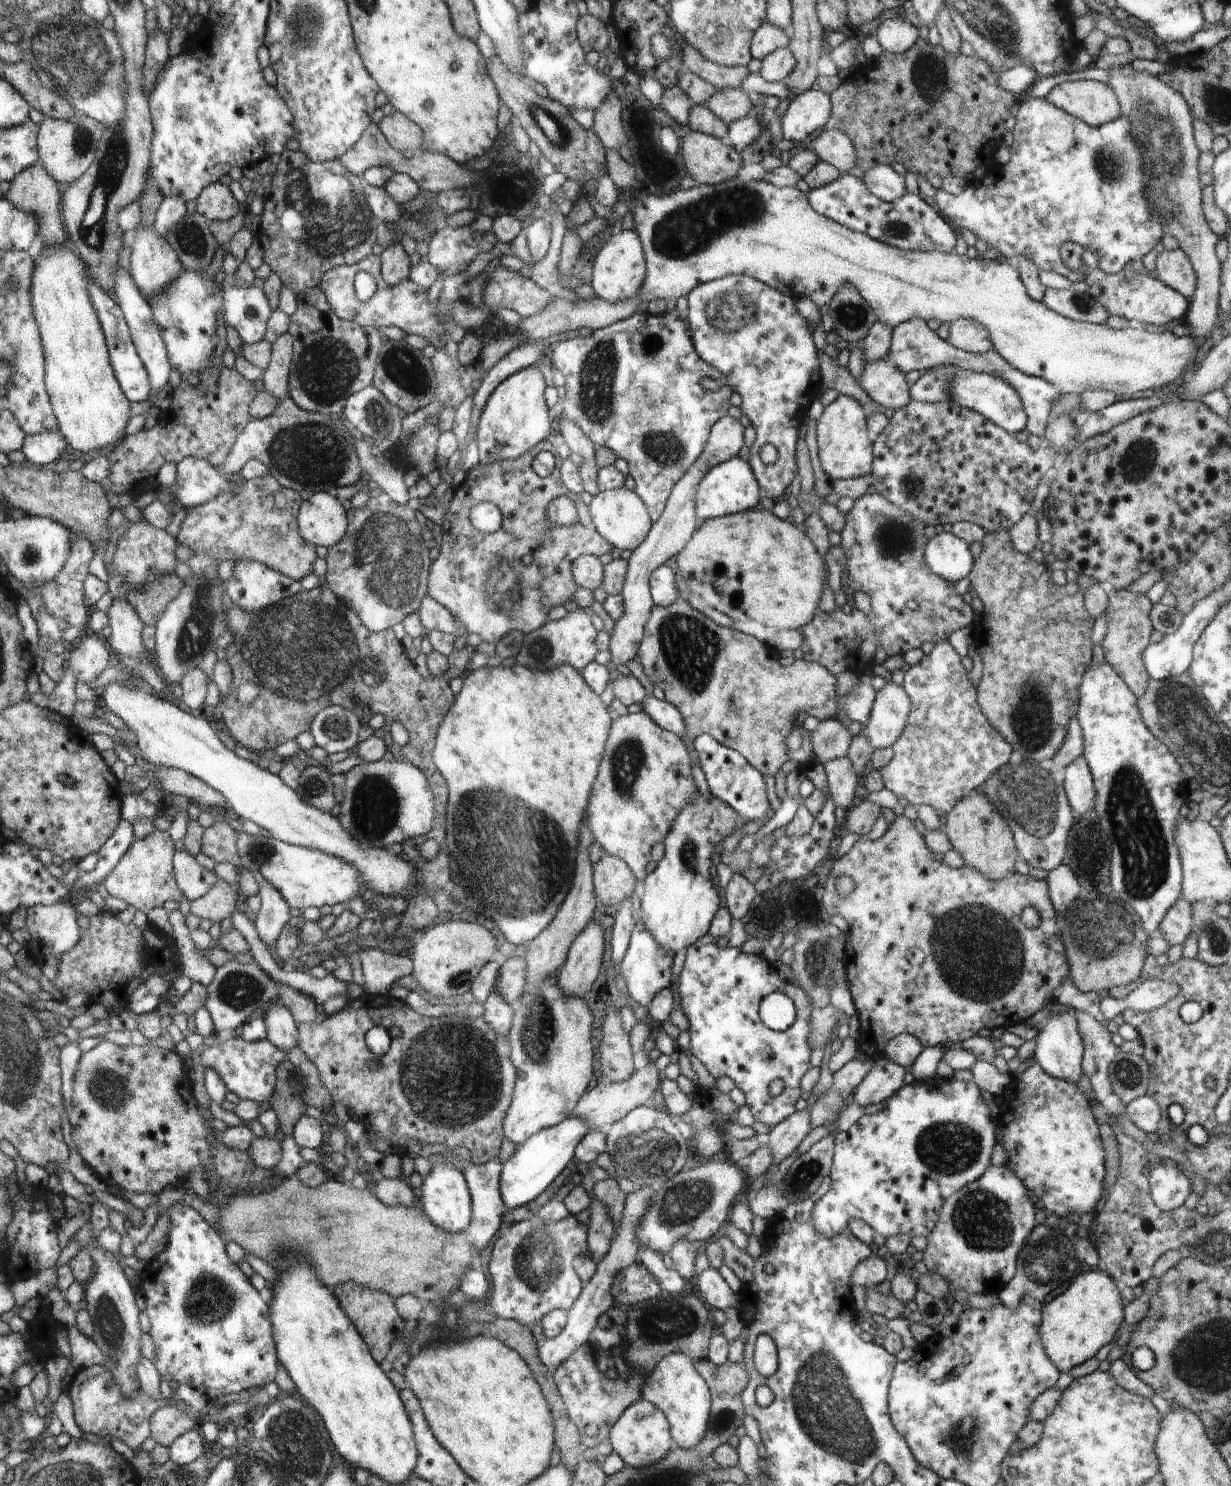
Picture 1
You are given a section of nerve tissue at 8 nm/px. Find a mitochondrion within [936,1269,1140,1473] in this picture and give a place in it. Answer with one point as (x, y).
(962, 1439)

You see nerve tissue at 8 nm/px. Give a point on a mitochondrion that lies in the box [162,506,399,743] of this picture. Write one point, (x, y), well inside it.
(197, 630)

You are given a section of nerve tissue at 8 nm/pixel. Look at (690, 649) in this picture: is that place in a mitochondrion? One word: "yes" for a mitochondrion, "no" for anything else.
yes

